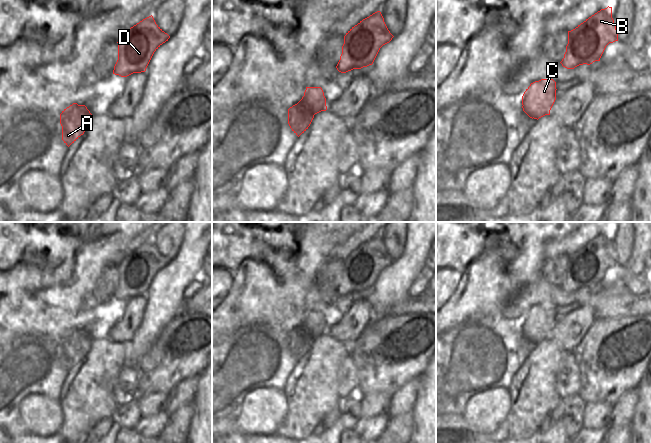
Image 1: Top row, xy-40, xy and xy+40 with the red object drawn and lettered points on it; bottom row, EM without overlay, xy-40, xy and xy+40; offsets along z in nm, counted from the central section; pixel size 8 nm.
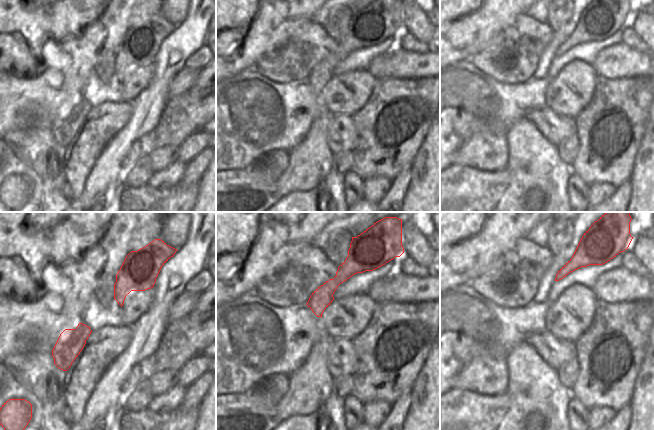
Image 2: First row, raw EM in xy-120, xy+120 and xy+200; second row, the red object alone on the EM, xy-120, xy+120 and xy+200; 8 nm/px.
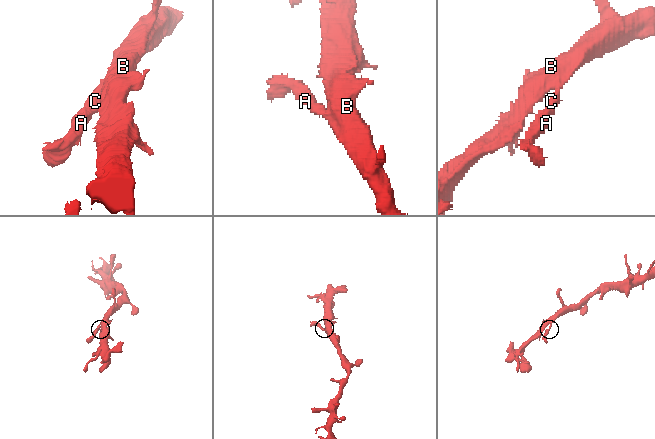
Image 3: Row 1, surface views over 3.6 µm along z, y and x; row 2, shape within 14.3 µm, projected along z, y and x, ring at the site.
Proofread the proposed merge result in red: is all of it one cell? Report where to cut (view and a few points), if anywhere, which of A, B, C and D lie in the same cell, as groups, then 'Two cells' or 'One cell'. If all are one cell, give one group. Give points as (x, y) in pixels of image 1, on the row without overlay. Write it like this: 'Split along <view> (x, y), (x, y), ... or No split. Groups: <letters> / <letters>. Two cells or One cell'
Split along xy (298, 326), (306, 330), (314, 338). Groups: A / B C D. Two cells

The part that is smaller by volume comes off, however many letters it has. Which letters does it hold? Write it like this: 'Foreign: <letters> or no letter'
Foreign: A

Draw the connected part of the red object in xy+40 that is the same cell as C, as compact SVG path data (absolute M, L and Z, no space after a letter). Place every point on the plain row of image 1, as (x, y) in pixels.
M541 303L530 308L522 320L523 335L534 343L550 339L556 324L556 306Z

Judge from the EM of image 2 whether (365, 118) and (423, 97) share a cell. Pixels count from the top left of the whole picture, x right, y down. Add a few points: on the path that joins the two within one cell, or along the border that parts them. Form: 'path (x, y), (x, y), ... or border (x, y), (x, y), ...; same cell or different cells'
path (379, 108), (392, 99), (409, 97); same cell

